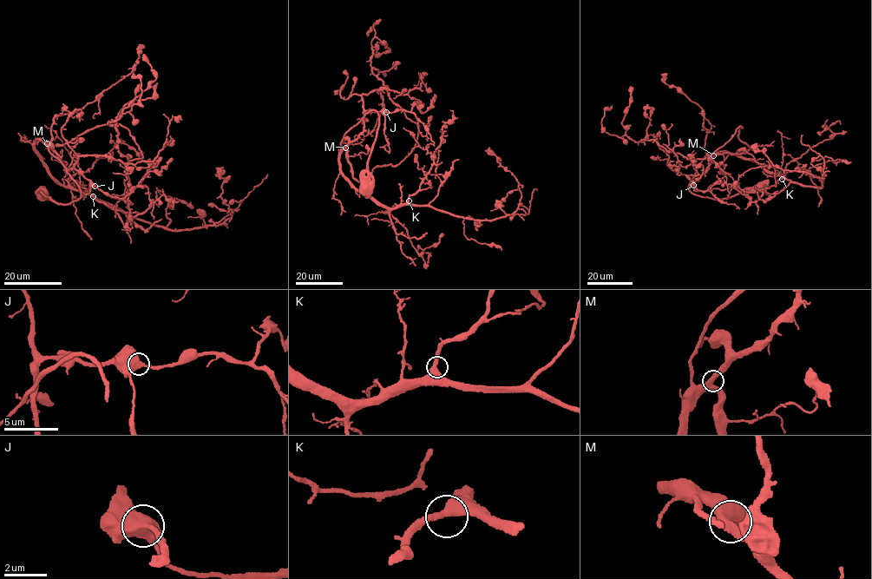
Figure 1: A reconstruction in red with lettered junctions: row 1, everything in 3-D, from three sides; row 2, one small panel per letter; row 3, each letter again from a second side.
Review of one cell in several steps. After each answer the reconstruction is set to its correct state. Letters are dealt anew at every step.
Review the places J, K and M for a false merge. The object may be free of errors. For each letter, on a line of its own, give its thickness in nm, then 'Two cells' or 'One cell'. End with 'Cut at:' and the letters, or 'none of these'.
J: Thickness 550 nm. One cell
K: Thickness 500 nm. One cell
M: Thickness 550 nm. One cell
Cut at: none of these

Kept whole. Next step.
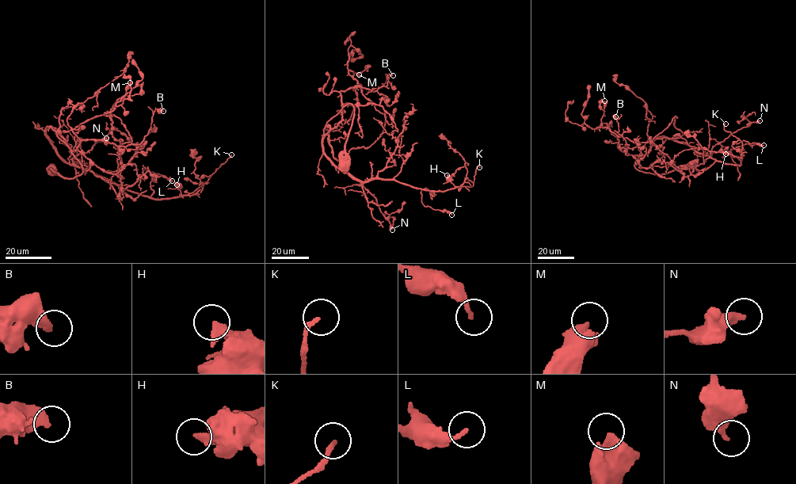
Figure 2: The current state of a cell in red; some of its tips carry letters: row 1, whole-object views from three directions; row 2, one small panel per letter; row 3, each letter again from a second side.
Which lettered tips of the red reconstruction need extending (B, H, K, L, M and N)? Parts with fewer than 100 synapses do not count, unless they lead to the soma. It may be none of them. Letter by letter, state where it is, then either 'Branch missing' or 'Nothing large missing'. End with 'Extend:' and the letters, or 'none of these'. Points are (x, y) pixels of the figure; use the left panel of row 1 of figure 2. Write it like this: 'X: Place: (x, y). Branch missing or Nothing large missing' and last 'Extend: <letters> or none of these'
B: Place: (163, 111). Nothing large missing
H: Place: (177, 184). Nothing large missing
K: Place: (231, 154). Nothing large missing
L: Place: (172, 181). Nothing large missing
M: Place: (130, 82). Nothing large missing
N: Place: (106, 138). Nothing large missing
Extend: none of these

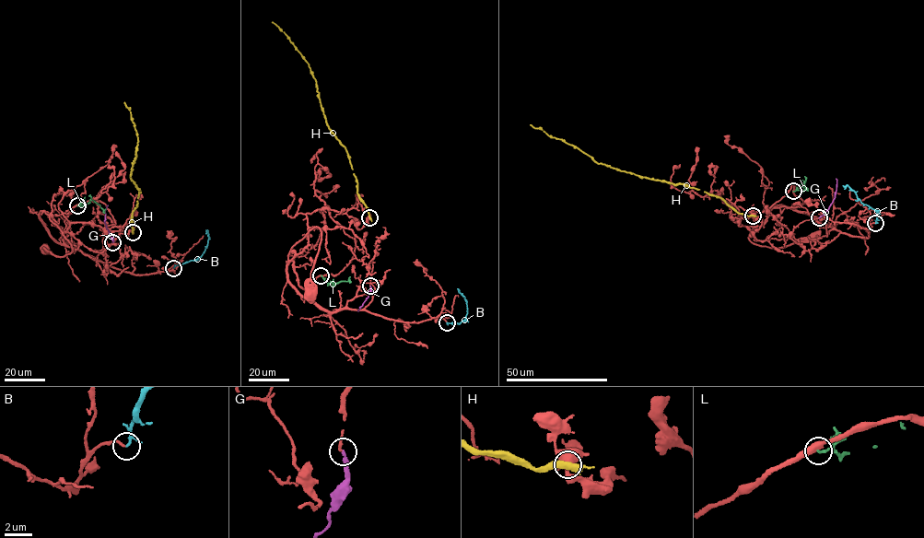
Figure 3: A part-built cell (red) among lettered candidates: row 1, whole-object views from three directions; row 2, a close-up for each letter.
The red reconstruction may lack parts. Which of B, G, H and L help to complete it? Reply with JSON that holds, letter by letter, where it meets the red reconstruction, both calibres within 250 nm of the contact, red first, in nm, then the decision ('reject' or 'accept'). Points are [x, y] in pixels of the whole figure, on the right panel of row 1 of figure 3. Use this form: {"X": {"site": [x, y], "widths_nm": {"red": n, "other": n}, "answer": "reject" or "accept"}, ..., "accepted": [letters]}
{"B": {"site": [875, 223], "widths_nm": {"red": 160, "other": 130}, "answer": "accept"}, "G": {"site": [819, 217], "widths_nm": {"red": 200, "other": 200}, "answer": "accept"}, "H": {"site": [753, 216], "widths_nm": {"red": 600, "other": 440}, "answer": "reject"}, "L": {"site": [793, 191], "widths_nm": {"red": 440, "other": 180}, "answer": "reject"}, "accepted": ["B", "G"]}

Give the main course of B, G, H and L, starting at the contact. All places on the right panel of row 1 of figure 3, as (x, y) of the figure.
B: (875, 223), (879, 214), (862, 204), (847, 185), (843, 186)
G: (819, 217), (835, 196), (836, 179)
H: (753, 216), (736, 212), (724, 200), (699, 189), (639, 176), (596, 162), (572, 146), (530, 124)
L: (793, 191), (802, 189), (804, 181), (806, 188), (802, 192)

